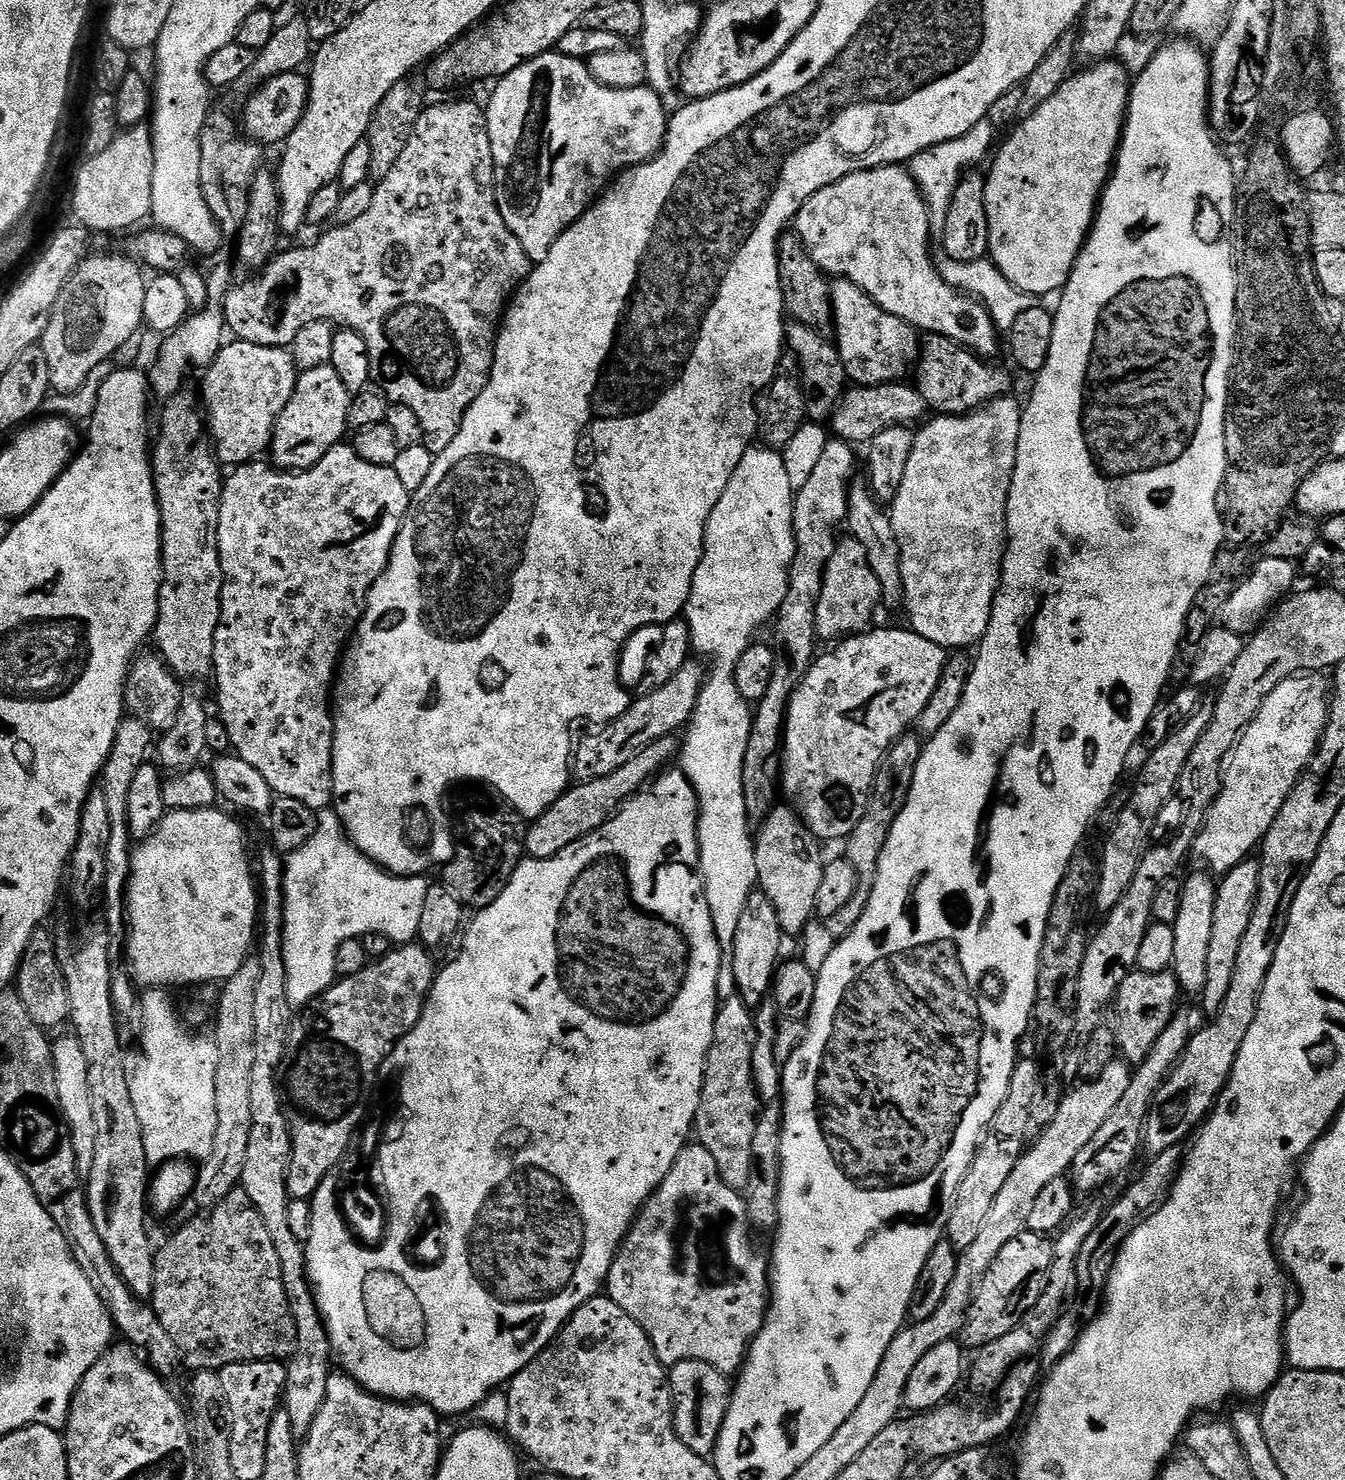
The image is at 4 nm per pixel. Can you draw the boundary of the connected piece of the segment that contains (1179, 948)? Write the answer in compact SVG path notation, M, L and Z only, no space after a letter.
M1199 871L1189 880L1183 881L1178 918L1171 924L1174 930L1174 958L1170 971L1176 976L1185 997L1199 997L1203 993L1206 986L1206 962L1210 958L1210 938L1214 935L1214 902L1218 884L1207 871Z

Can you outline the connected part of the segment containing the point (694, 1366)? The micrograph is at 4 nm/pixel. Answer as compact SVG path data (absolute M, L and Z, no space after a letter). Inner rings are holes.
M678 1362L671 1365L668 1372L668 1388L672 1391L672 1424L676 1427L678 1438L694 1454L705 1458L716 1451L716 1443L722 1430L722 1422L728 1413L728 1403L732 1400L733 1385L728 1384L729 1377L714 1370L706 1362Z

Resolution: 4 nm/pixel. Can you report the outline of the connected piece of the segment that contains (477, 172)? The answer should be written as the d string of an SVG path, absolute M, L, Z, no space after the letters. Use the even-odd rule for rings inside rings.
M466 100L458 104L436 104L433 108L432 105L425 107L418 118L418 122L414 122L414 130L410 134L410 142L406 142L406 150L402 150L402 154L398 157L398 162L394 162L390 174L386 174L386 178L379 181L379 183L375 185L375 189L376 193L370 202L370 207L366 209L366 214L361 214L358 218L354 218L354 222L350 222L349 224L336 224L335 226L329 227L327 229L329 232L326 233L313 248L296 248L293 252L281 251L264 265L262 271L257 275L261 275L257 280L248 280L245 284L237 283L235 286L231 287L228 297L225 299L224 322L227 331L231 333L235 339L245 340L246 342L257 344L258 346L270 346L271 348L288 348L294 342L294 337L298 334L298 330L303 330L305 326L310 326L310 322L318 322L319 320L330 320L333 325L339 326L340 328L349 328L358 334L362 334L362 338L366 338L366 350L370 350L370 370L372 371L371 383L379 388L392 404L410 406L410 410L414 410L414 414L418 414L422 443L424 447L432 451L433 454L438 454L442 450L446 450L446 446L450 446L450 442L454 442L454 438L458 434L460 423L466 414L466 410L474 402L474 398L478 398L478 394L486 386L488 375L492 373L492 359L496 353L496 334L500 326L500 321L506 311L506 305L511 301L520 285L528 279L530 271L530 261L526 254L526 250L522 250L522 242L518 242L518 238L514 238L514 234L506 226L506 222L498 210L498 202L496 201L496 167L494 166L494 154L490 150L490 134L488 133L488 118L485 109L481 107L481 105L479 108L478 105L470 104Z

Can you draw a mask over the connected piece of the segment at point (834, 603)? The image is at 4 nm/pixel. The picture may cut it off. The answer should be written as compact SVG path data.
M841 543L838 550L832 553L817 594L816 635L821 641L840 642L849 636L869 631L876 603L879 605L882 600L880 583L870 570L870 562L866 562L866 554L859 546L848 544Z

